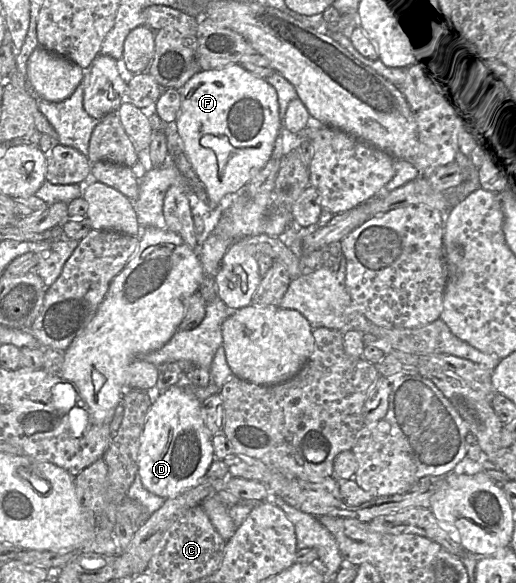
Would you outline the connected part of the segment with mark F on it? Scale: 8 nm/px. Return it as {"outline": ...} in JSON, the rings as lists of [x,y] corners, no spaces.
{"outline":[[[240,63],[199,71],[187,81],[179,93],[181,103],[175,121],[177,131],[188,160],[205,186],[208,206],[217,208],[224,196],[242,192],[250,179],[271,158],[281,129],[277,93],[264,78],[248,72]]]}

